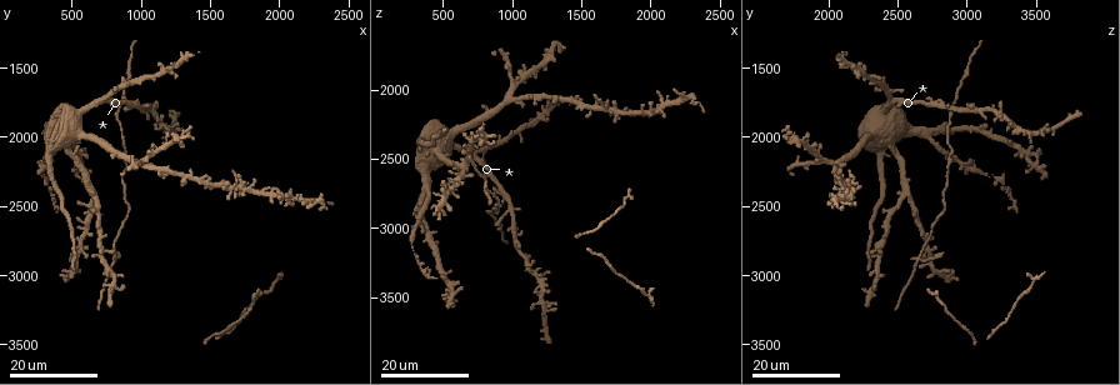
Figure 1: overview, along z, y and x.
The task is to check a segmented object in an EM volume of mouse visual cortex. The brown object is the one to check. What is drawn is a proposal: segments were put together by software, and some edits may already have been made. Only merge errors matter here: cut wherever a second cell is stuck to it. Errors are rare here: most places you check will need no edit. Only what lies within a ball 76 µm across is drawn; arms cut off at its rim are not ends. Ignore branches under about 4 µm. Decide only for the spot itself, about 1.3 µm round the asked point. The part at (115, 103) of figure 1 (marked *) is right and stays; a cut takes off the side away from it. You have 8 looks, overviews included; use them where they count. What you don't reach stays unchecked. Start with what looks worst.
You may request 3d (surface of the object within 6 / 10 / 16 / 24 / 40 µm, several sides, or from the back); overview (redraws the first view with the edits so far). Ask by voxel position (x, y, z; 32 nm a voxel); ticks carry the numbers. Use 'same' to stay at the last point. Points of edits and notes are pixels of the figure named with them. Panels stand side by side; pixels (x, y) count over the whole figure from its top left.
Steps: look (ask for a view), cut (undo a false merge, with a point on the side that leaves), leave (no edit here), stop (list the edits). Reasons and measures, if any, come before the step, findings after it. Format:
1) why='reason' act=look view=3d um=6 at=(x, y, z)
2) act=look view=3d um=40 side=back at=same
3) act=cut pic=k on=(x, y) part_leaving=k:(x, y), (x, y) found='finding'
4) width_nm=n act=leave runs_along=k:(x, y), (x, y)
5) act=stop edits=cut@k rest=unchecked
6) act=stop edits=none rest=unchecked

why='four arms meet' act=look view=3d um=24 at=(820, 2880, 2640)

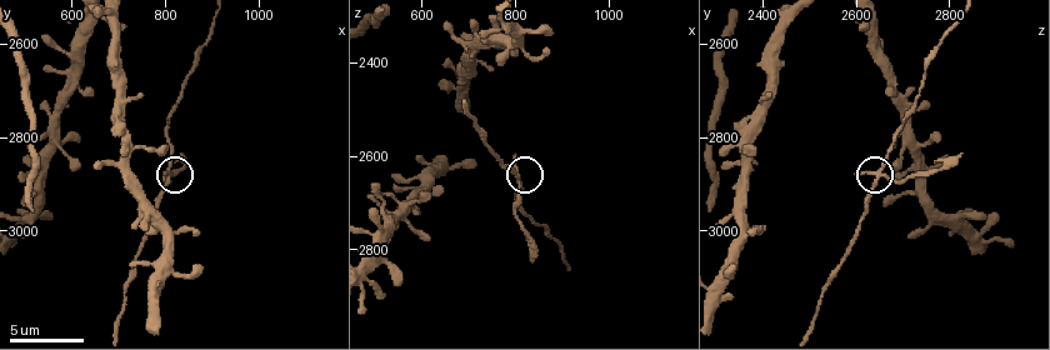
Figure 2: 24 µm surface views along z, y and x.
why='zoom in' act=look view=3d um=10 at=(810, 2880, 2655)

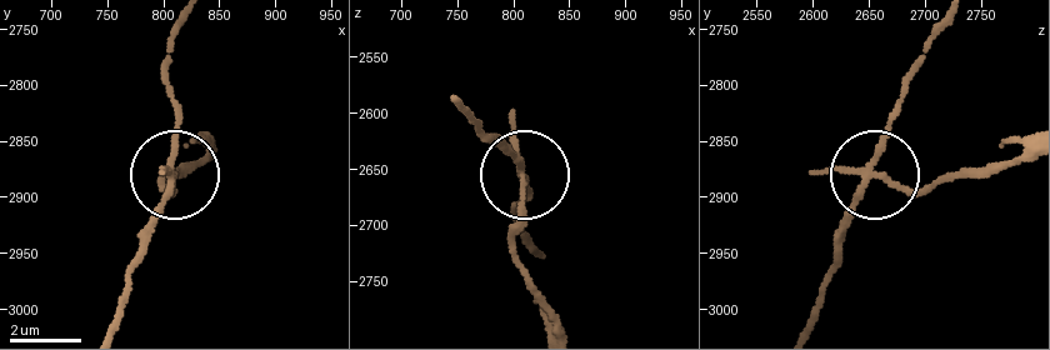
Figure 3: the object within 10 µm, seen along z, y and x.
arms=4 act=cut pic=3 on=(526, 216) part_leaving=3:(520, 171), (514, 250), (550, 321) found='two cells meet here'

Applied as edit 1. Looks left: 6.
why='four or more arms meet' act=look view=3d um=16 at=(2060, 2460, 2160)

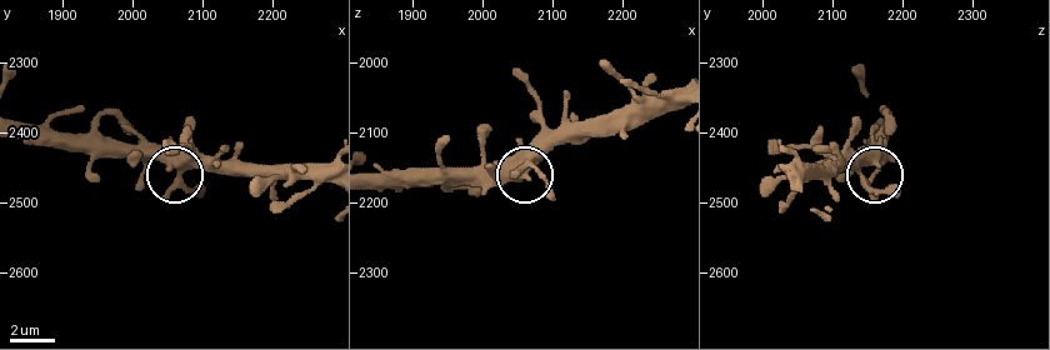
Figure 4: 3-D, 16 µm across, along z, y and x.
act=look view=3d um=6 at=(2070, 2465, 2140)

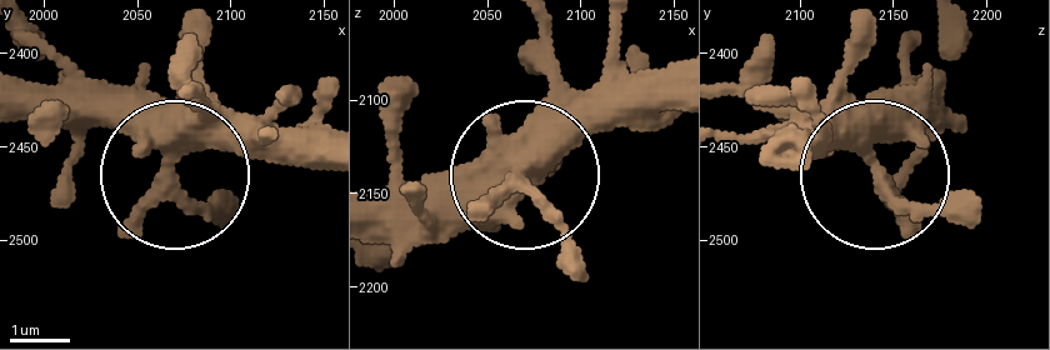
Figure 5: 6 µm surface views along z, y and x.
why='other side' act=look view=3d um=6 side=back at=(2066, 2466, 2142)

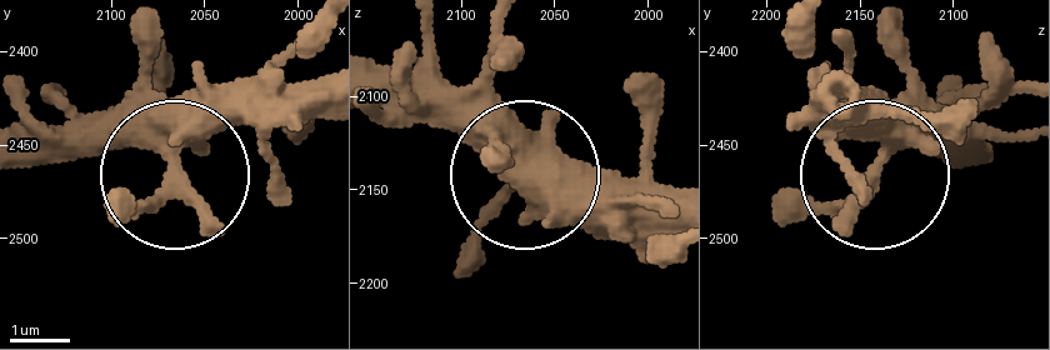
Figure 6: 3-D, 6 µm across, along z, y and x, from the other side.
side_arm_um=15 arms=4 act=leave found='one cell here'

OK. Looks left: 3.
why='abrupt turn' act=look view=3d um=16 at=(920, 1780, 2940)

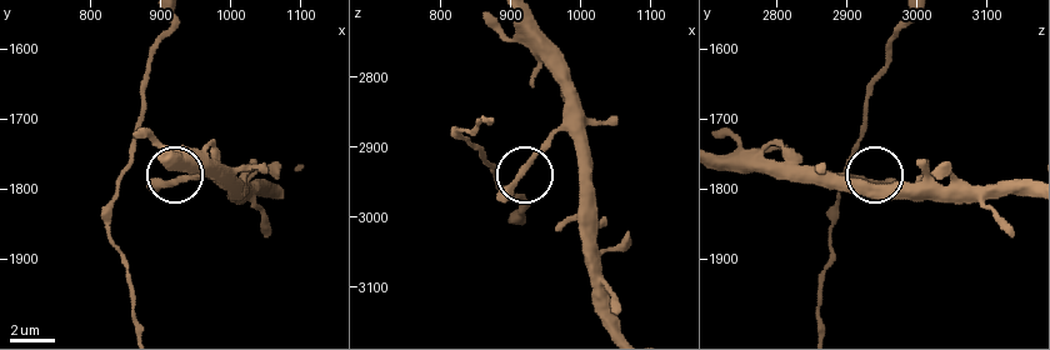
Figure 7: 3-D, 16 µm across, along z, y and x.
why='zoom in' act=look view=3d um=10 at=(905, 1795, 2945)

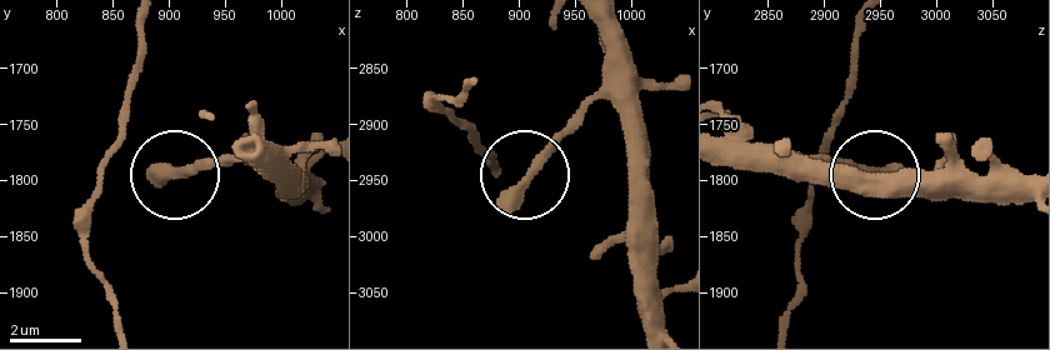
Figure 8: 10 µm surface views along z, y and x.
why='zoom in' act=look view=3d um=6 at=(904, 1794, 2950)

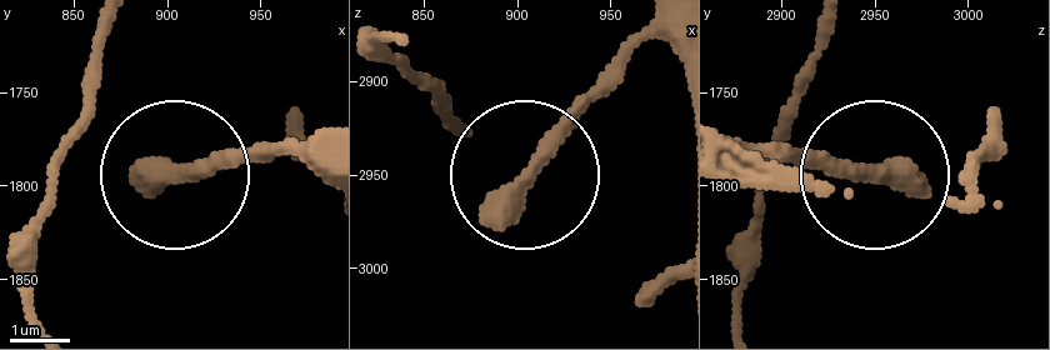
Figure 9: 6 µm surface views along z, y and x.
width_nm=350 act=leave runs_along=9:(733, 136), (868, 166), (798, 86) found='all the same cell'

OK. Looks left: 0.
act=stop edits=cut@3 rest=unchecked

